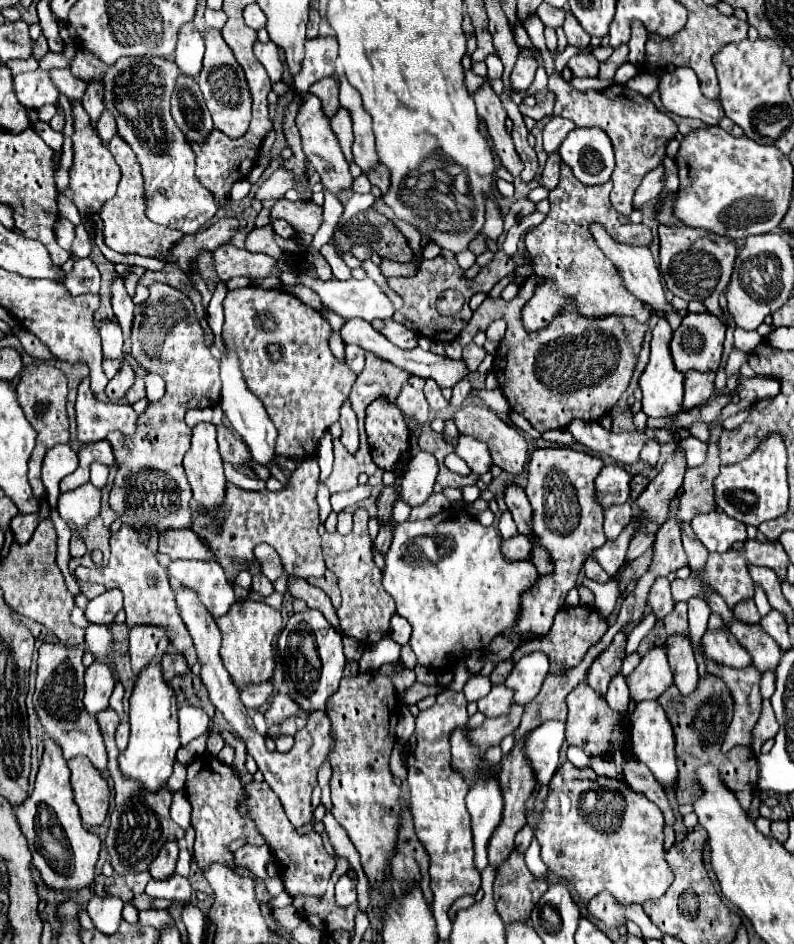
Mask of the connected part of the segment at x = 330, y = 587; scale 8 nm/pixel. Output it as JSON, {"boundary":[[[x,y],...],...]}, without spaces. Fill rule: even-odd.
{"boundary":[[[325,571],[325,575],[319,577],[319,579],[317,577],[311,577],[309,583],[315,585],[315,587],[319,587],[319,589],[323,589],[331,597],[333,607],[339,607],[341,595],[339,595],[339,589],[337,589],[337,579],[335,579],[335,575],[331,571]]]}

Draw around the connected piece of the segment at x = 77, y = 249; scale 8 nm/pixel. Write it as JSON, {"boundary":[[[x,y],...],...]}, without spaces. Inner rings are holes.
{"boundary":[[[79,225],[77,227],[77,235],[75,235],[75,241],[73,241],[73,258],[81,259],[89,256],[92,250],[92,242],[87,235],[87,227]]]}

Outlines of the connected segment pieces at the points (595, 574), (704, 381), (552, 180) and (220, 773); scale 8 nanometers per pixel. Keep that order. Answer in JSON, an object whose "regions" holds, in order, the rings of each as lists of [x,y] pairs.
{"regions":[[[[589,555],[587,561],[583,563],[583,571],[585,571],[585,577],[589,577],[593,581],[599,581],[599,583],[607,581],[607,573],[603,571],[603,567],[599,567],[599,563],[595,561],[593,555]]],[[[687,371],[685,373],[685,401],[683,407],[689,409],[697,403],[707,401],[709,395],[713,395],[715,373],[699,373],[699,371]]],[[[553,151],[547,157],[547,163],[543,167],[543,175],[541,175],[541,185],[555,189],[557,181],[559,181],[559,169],[561,169],[561,159],[559,159],[559,151]]],[[[209,755],[209,761],[191,761],[187,765],[187,783],[185,783],[185,791],[187,791],[187,799],[191,801],[191,825],[197,833],[195,839],[195,847],[193,847],[193,855],[195,855],[195,863],[199,865],[199,869],[207,869],[213,863],[223,863],[229,869],[235,869],[235,861],[233,861],[233,853],[229,851],[229,843],[233,839],[239,837],[247,837],[249,841],[255,839],[255,845],[259,845],[259,829],[255,829],[253,833],[249,831],[251,827],[255,827],[249,819],[243,819],[243,815],[239,813],[239,803],[245,801],[245,787],[239,779],[239,775],[233,773],[233,769],[225,763],[221,763],[219,759]]]]}

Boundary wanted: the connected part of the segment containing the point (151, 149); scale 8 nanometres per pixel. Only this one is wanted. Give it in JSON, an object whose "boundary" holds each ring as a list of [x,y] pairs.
{"boundary":[[[77,47],[77,53],[71,59],[71,71],[83,81],[101,79],[105,83],[105,107],[115,115],[121,139],[131,145],[143,167],[147,217],[159,225],[177,227],[183,233],[197,233],[217,213],[217,205],[213,201],[213,195],[199,183],[199,179],[195,179],[195,153],[179,131],[179,127],[175,125],[169,111],[169,99],[175,89],[175,79],[179,75],[177,65],[173,61],[165,61],[163,57],[121,57],[115,65],[107,67],[101,59],[95,59],[95,55]]]}

